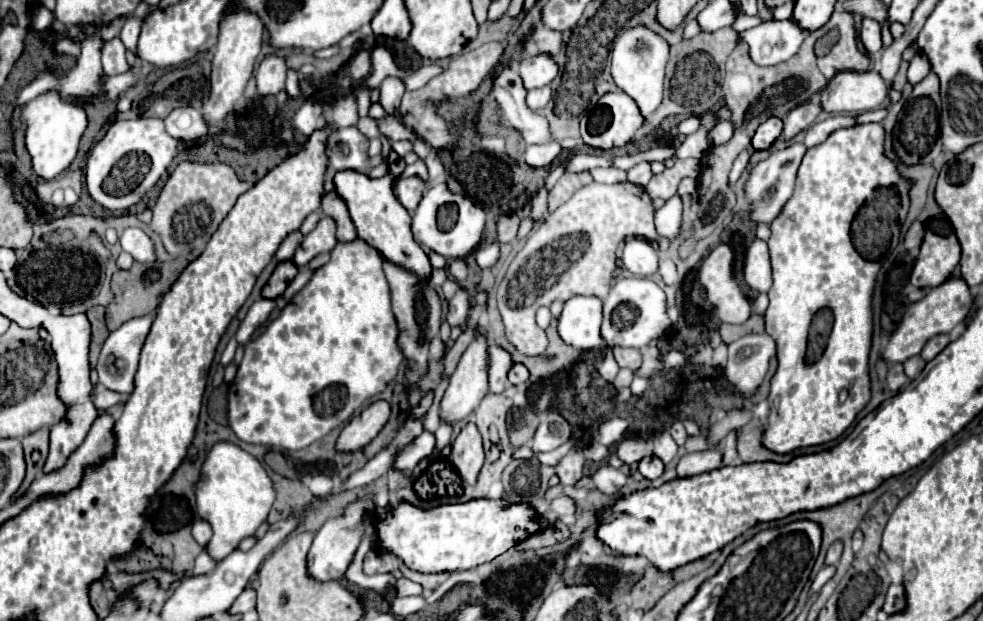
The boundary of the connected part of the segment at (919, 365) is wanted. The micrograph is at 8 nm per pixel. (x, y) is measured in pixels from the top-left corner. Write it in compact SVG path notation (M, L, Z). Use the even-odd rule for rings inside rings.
M911 356L909 360L905 360L905 374L913 380L913 378L917 378L919 376L919 372L923 370L923 366L925 366L925 360L921 358L921 356Z

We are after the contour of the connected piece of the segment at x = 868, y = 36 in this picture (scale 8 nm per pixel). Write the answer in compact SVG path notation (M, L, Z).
M863 20L859 36L871 56L877 56L881 52L881 24L877 24L875 20Z

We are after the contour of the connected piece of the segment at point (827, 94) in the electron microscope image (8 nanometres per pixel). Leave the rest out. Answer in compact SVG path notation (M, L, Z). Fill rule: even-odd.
M877 70L837 72L819 92L823 110L827 112L867 112L879 108L889 90Z

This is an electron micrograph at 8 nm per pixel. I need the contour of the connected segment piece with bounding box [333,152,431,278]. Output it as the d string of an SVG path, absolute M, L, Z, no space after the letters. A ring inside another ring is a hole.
M391 152L389 164L391 164L391 170L383 178L369 178L367 174L359 174L355 170L337 172L333 178L335 192L347 204L349 216L351 216L351 220L357 228L357 236L361 240L365 240L369 246L377 248L387 260L393 260L395 264L401 264L403 268L417 272L417 276L421 276L421 278L429 278L429 274L431 274L429 258L411 234L411 216L407 214L407 210L399 204L399 200L393 194L393 178L403 172L405 160L399 154Z

